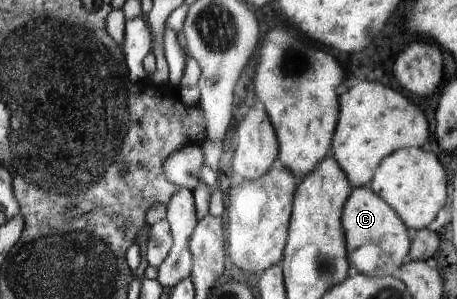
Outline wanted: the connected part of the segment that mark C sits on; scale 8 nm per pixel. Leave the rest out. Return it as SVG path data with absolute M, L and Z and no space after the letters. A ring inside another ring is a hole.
M365 187L352 189L342 211L341 225L345 234L348 255L352 256L358 248L362 248L367 243L372 243L374 246L378 246L378 248L374 248L374 254L380 252L380 260L386 260L386 264L384 262L376 264L376 258L368 260L368 256L366 256L366 260L354 260L352 262L352 266L357 266L360 269L370 269L370 272L374 272L374 275L367 272L368 276L385 277L386 275L392 275L403 264L404 256L411 249L407 226L392 210L392 207L387 202L384 202L383 198L376 196L372 189Z

